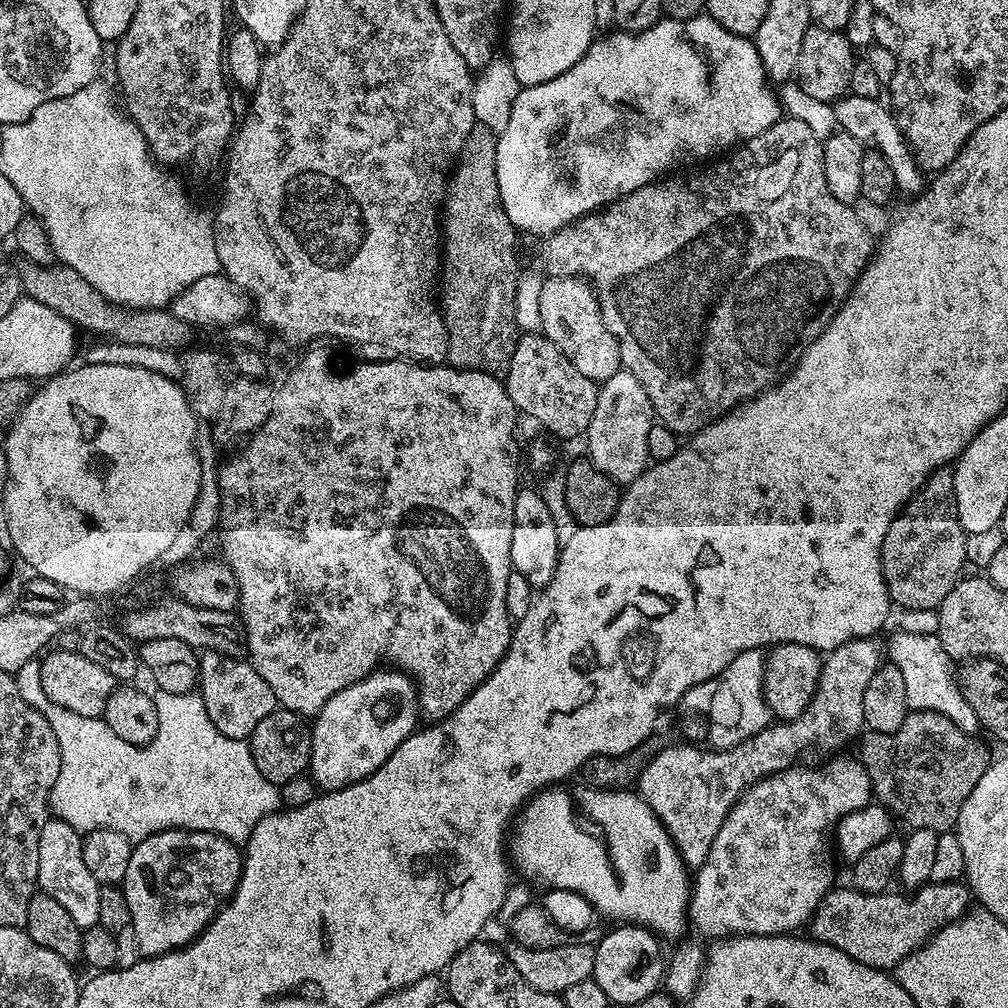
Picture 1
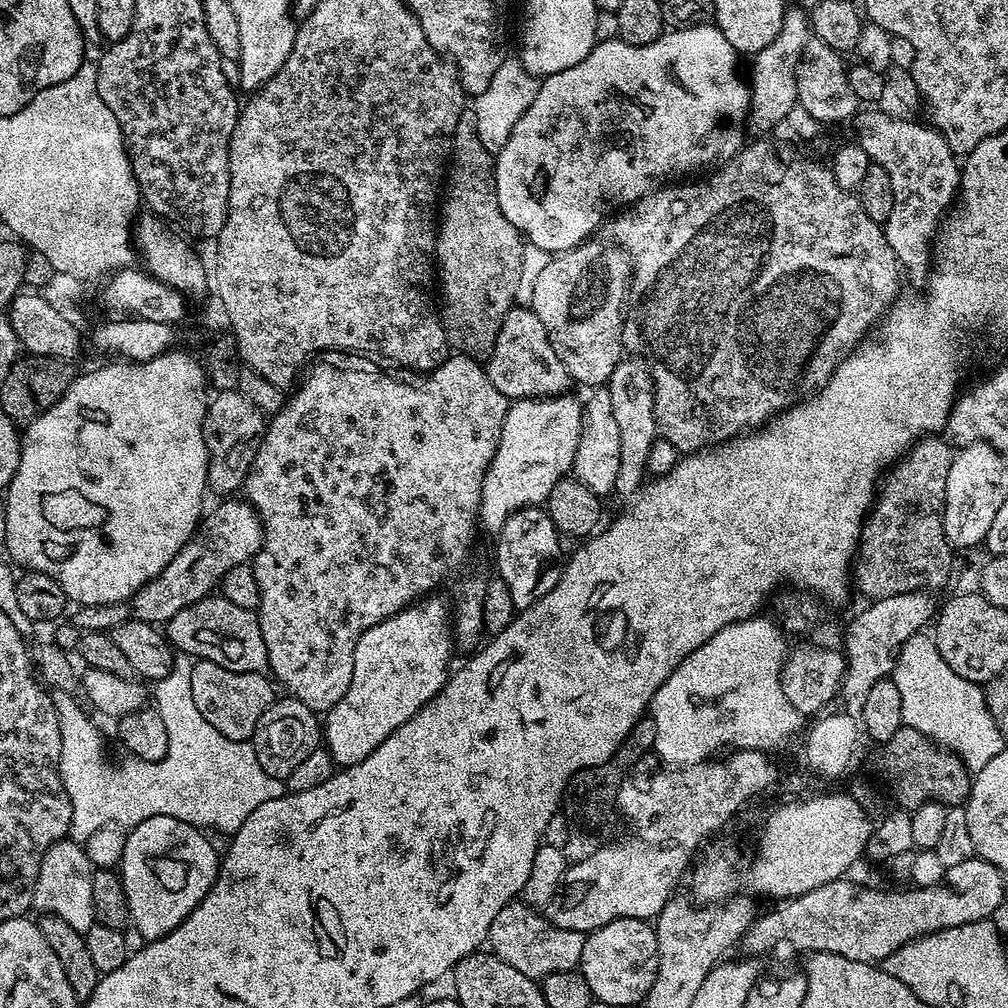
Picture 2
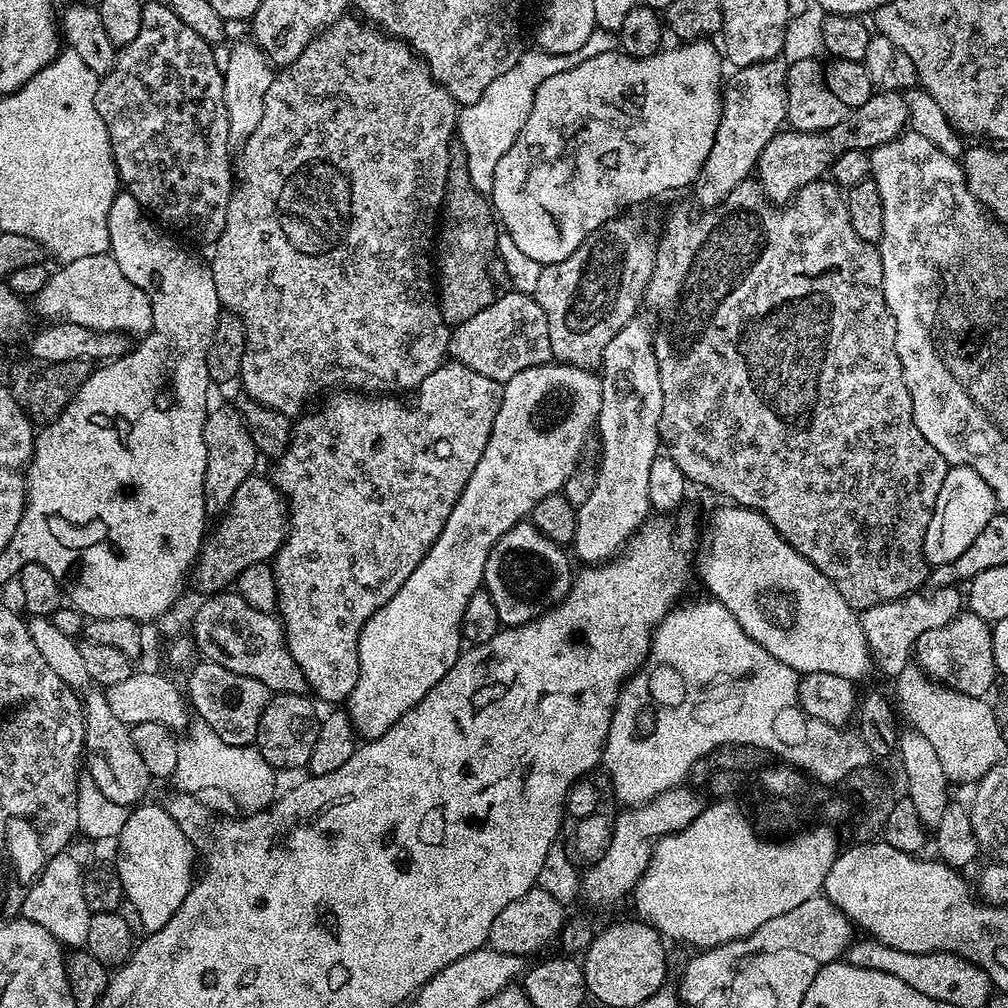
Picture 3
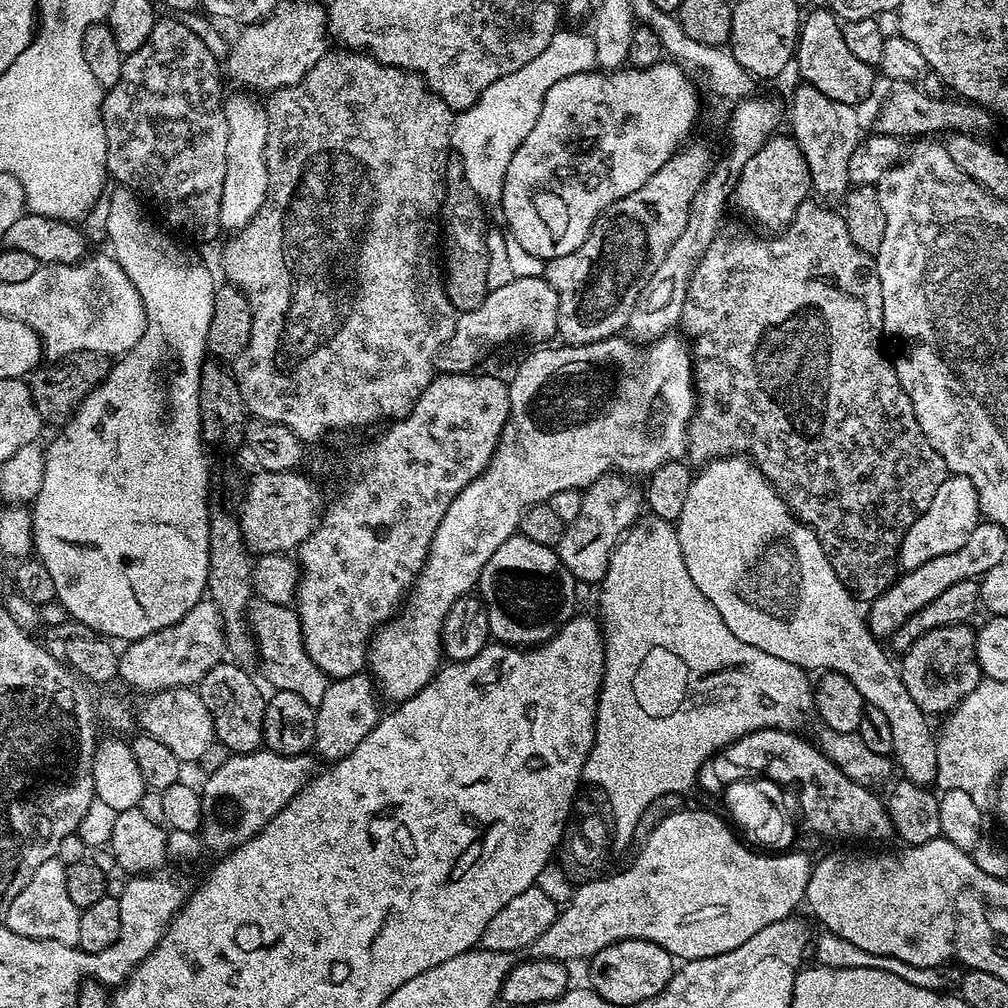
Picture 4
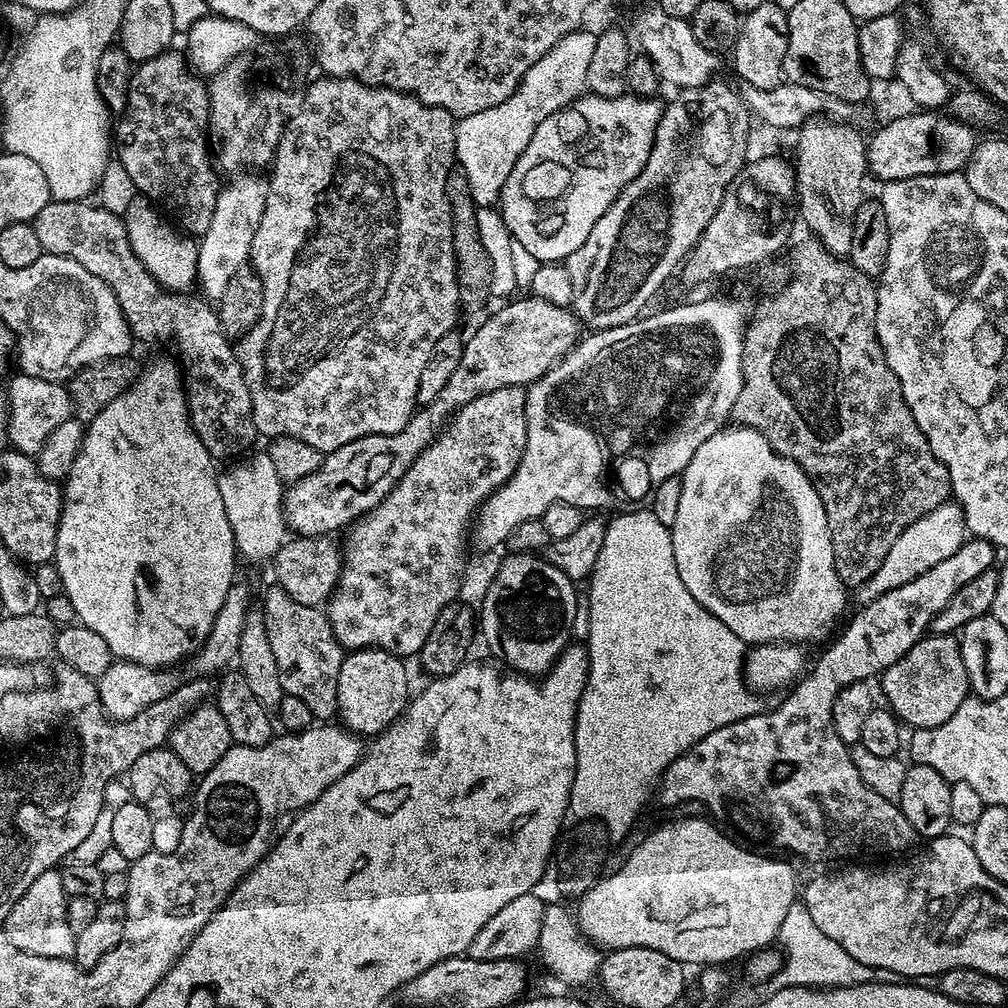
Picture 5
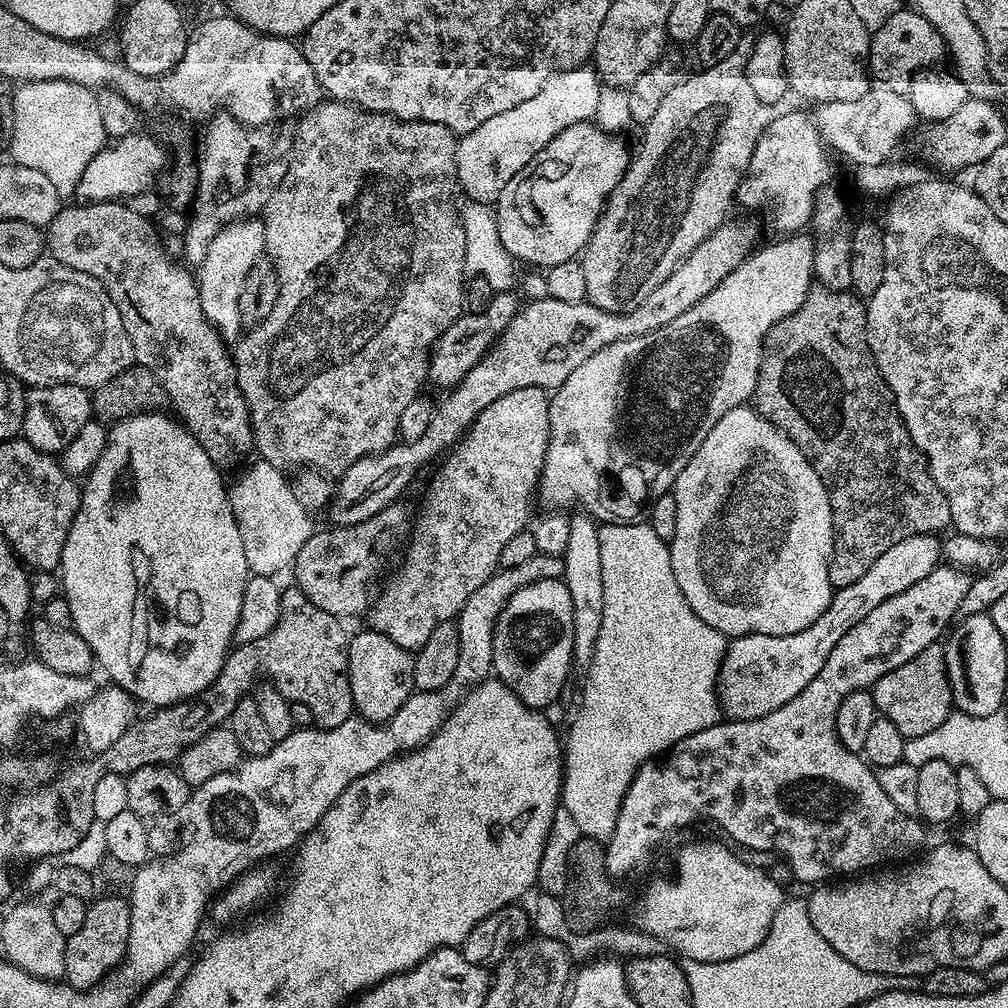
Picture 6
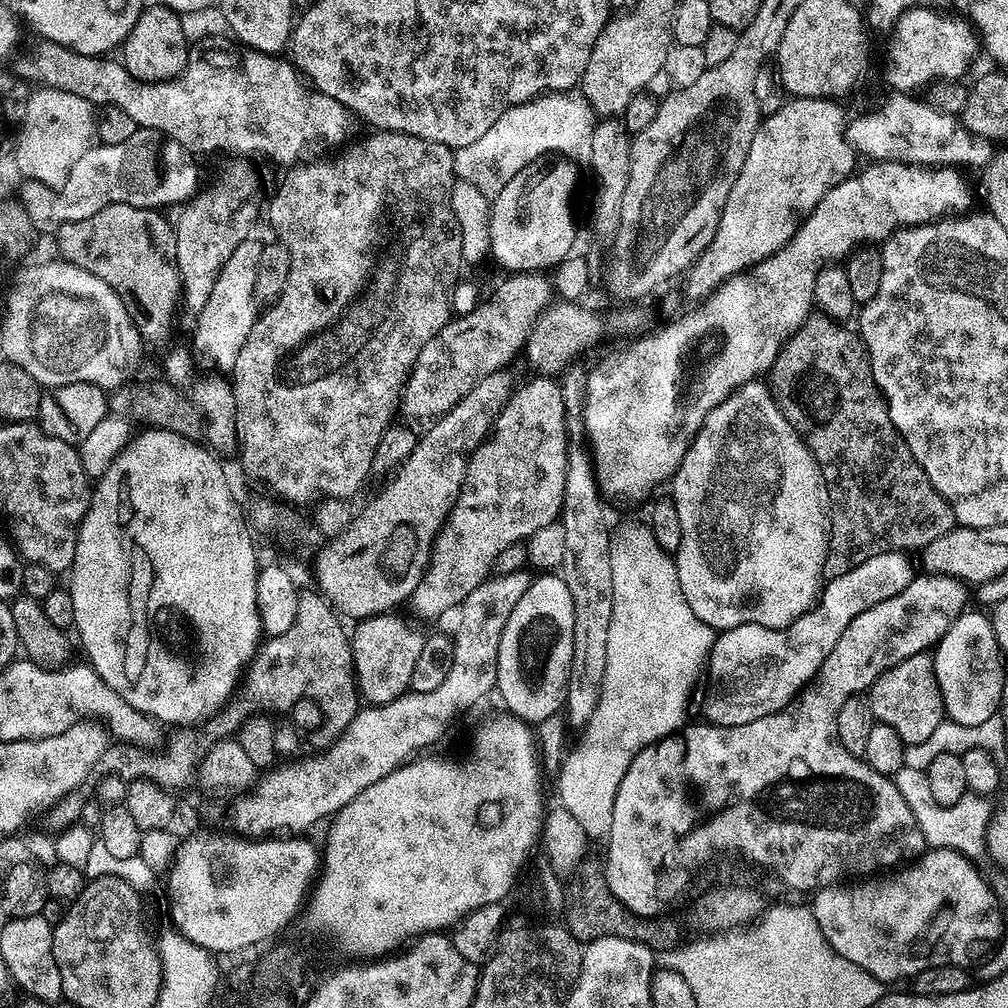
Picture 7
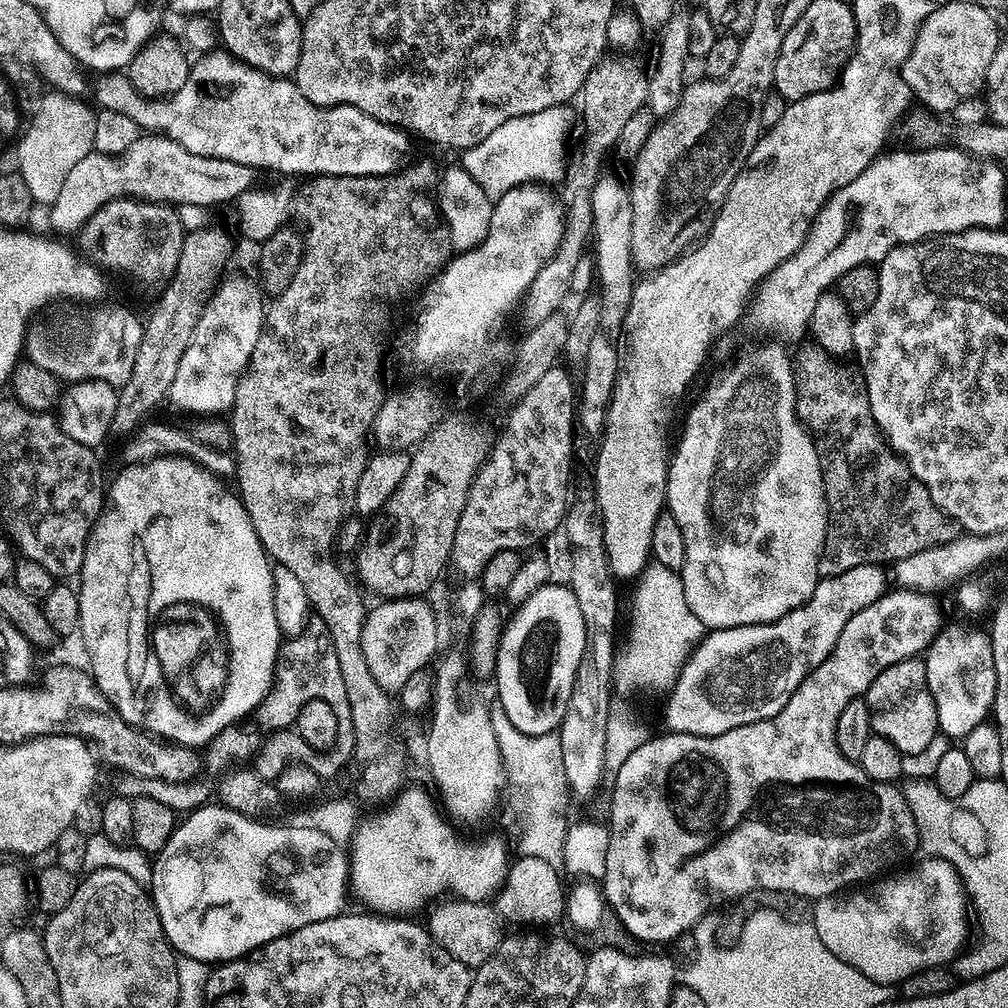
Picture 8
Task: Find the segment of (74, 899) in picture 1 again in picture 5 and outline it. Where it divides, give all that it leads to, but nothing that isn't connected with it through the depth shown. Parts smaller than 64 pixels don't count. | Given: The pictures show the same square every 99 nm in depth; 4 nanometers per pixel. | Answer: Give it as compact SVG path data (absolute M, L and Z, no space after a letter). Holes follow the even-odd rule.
M59 871L44 872L18 898L18 902L10 910L10 914L2 922L3 935L18 946L26 954L36 954L42 958L65 958L75 957L76 932L68 921L69 897L62 886L62 878Z

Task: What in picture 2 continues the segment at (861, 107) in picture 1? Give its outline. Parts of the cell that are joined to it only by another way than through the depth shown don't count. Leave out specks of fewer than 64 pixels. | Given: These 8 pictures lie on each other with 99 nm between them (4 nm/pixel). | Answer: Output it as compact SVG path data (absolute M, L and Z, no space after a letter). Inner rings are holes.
M879 110L872 112L857 111L854 116L856 122L855 139L866 150L871 163L882 166L888 175L888 191L892 201L892 209L887 220L883 221L884 237L890 250L896 255L896 263L901 269L908 271L912 280L923 281L930 266L929 241L935 237L946 213L953 207L960 187L961 169L958 167L957 157L950 150L944 135L936 131L927 123L915 124L915 119L891 117Z

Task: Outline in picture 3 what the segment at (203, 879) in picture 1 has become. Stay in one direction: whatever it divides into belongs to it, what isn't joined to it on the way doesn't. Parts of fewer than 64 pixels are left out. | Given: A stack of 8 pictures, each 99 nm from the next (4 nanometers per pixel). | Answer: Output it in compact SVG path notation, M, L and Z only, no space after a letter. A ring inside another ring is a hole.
M141 803L128 812L118 837L120 857L114 865L127 903L136 907L145 933L156 932L166 924L194 883L192 843L178 830L178 824L163 806L148 803Z

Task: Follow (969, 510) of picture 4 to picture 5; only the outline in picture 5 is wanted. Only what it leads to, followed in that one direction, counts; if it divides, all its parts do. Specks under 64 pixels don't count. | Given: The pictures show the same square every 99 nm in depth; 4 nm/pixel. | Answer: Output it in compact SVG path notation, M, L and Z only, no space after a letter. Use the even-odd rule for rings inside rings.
M945 502L938 505L930 514L918 518L890 546L886 558L882 558L882 566L874 570L870 579L855 589L856 596L860 602L867 602L894 590L898 586L906 586L906 582L914 582L918 574L926 574L930 566L938 566L942 558L950 558L964 544L966 539L966 525L964 523L964 513L960 511L959 504L955 502Z

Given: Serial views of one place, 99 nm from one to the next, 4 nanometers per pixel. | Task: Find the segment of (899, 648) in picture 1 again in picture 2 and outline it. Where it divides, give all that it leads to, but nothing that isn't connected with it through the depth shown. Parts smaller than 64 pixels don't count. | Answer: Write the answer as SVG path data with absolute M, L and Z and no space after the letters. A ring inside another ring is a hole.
M919 632L906 640L890 678L901 695L904 725L958 754L970 771L984 769L990 758L997 757L1006 746L986 706L983 687L951 670L929 633Z

